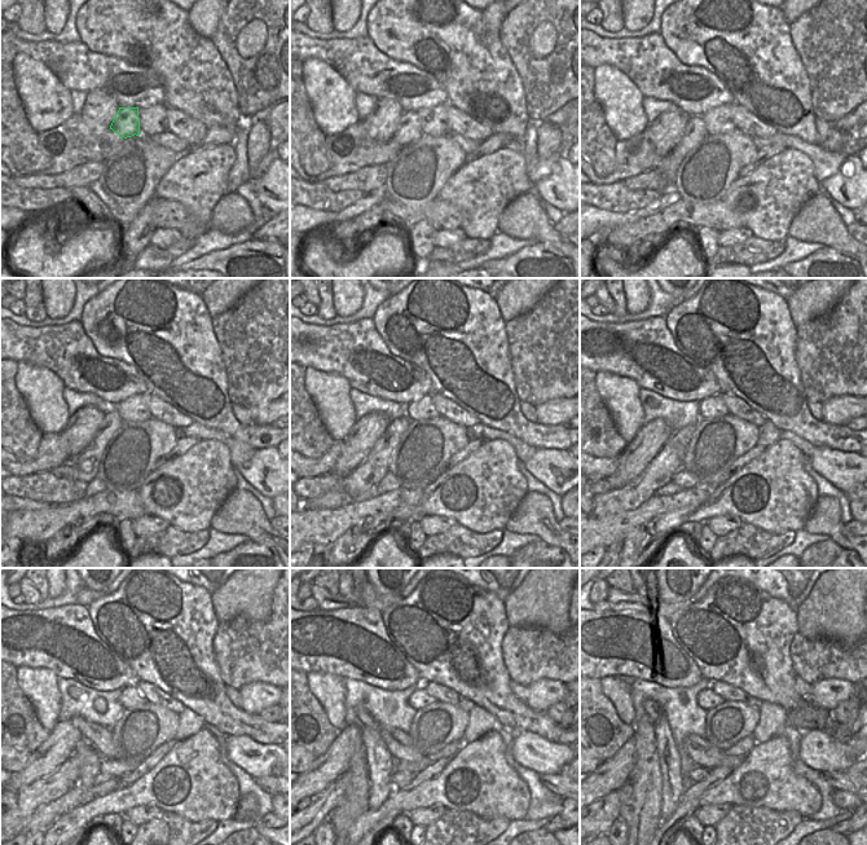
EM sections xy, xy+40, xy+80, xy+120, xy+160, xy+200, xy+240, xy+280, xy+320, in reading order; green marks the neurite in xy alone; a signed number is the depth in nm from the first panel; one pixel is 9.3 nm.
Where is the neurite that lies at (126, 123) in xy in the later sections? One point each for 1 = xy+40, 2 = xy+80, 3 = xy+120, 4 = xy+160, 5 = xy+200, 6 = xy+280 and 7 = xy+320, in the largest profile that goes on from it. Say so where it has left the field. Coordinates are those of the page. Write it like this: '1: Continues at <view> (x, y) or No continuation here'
1: Continues at xy+40 (409, 128)
2: Continues at xy+80 (695, 131)
3: Continues at xy+120 (87, 461)
4: Continues at xy+160 (375, 465)
5: Continues at xy+200 (669, 461)
6: Continues at xy+280 (329, 800)
7: Continues at xy+320 (611, 817)

